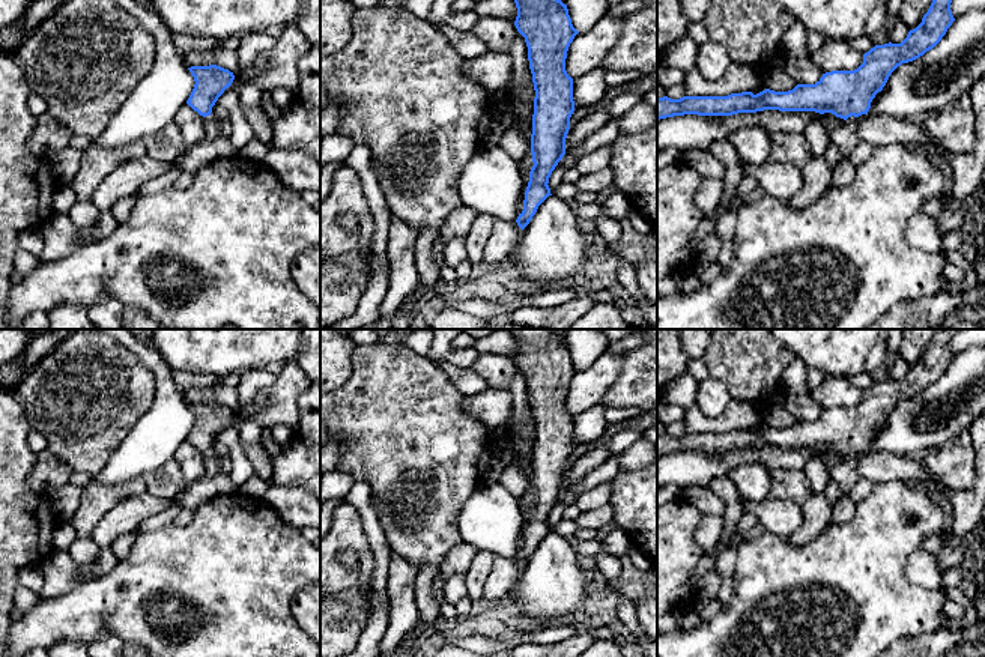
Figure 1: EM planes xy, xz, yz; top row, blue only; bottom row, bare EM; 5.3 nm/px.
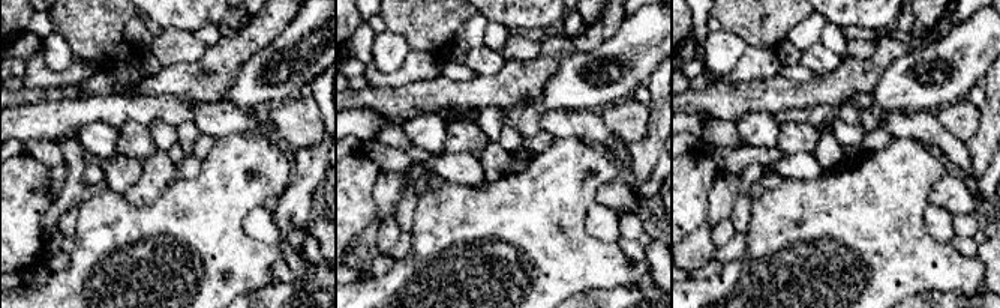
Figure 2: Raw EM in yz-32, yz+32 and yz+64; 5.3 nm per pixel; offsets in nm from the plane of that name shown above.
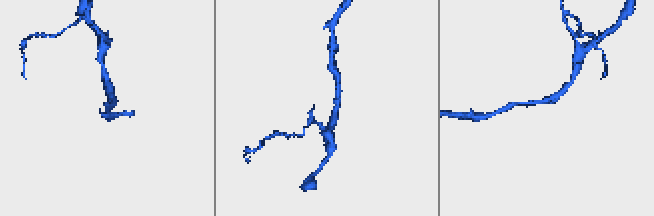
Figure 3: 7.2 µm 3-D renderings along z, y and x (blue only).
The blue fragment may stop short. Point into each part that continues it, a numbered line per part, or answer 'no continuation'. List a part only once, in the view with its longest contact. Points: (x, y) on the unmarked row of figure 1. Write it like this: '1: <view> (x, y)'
no continuation

